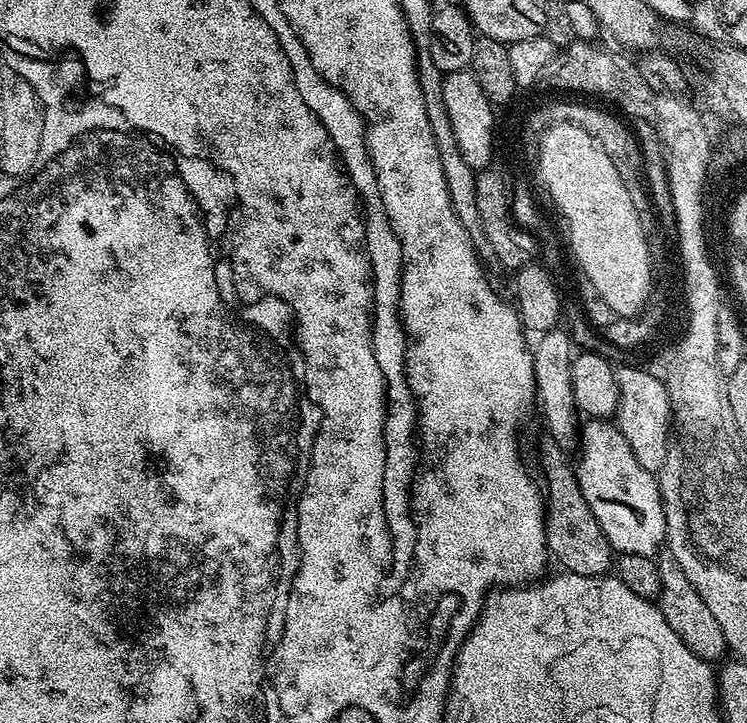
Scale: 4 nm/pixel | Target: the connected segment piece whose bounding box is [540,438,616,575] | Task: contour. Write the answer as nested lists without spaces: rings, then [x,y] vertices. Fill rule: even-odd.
[[[543,439],[540,446],[540,466],[544,474],[545,521],[544,536],[549,555],[558,560],[565,571],[597,575],[598,558],[615,557],[616,551],[605,536],[605,532],[594,518],[581,484],[577,480],[575,469],[566,460],[567,453],[552,440]]]

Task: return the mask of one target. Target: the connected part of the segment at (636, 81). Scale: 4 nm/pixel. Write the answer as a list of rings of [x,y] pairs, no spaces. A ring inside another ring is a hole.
[[[576,40],[567,45],[563,53],[568,56],[568,68],[564,68],[564,90],[585,92],[588,96],[601,96],[612,104],[617,104],[632,120],[652,120],[654,114],[654,93],[646,86],[636,69],[637,61],[623,51],[611,52],[608,48],[599,48],[599,43]]]

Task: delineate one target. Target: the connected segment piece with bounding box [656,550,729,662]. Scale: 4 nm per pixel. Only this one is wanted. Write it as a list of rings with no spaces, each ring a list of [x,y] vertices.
[[[661,551],[656,565],[660,575],[658,607],[660,613],[664,615],[665,624],[670,626],[674,634],[678,634],[678,638],[682,638],[682,642],[686,642],[686,646],[690,646],[690,650],[694,650],[694,654],[698,654],[698,658],[705,662],[719,661],[729,651],[729,647],[722,634],[722,626],[718,626],[718,618],[710,614],[710,606],[706,606],[698,590],[694,590],[690,578],[686,578],[682,566],[678,566],[678,558],[674,558],[672,552]]]

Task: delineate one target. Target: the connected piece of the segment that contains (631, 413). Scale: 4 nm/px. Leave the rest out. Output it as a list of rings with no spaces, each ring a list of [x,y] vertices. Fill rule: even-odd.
[[[622,366],[616,368],[620,404],[616,408],[614,420],[626,442],[630,442],[630,450],[634,450],[634,458],[642,462],[647,472],[656,474],[664,465],[668,453],[672,411],[664,381],[658,378],[655,371],[653,372],[647,372],[644,368],[622,368]]]

